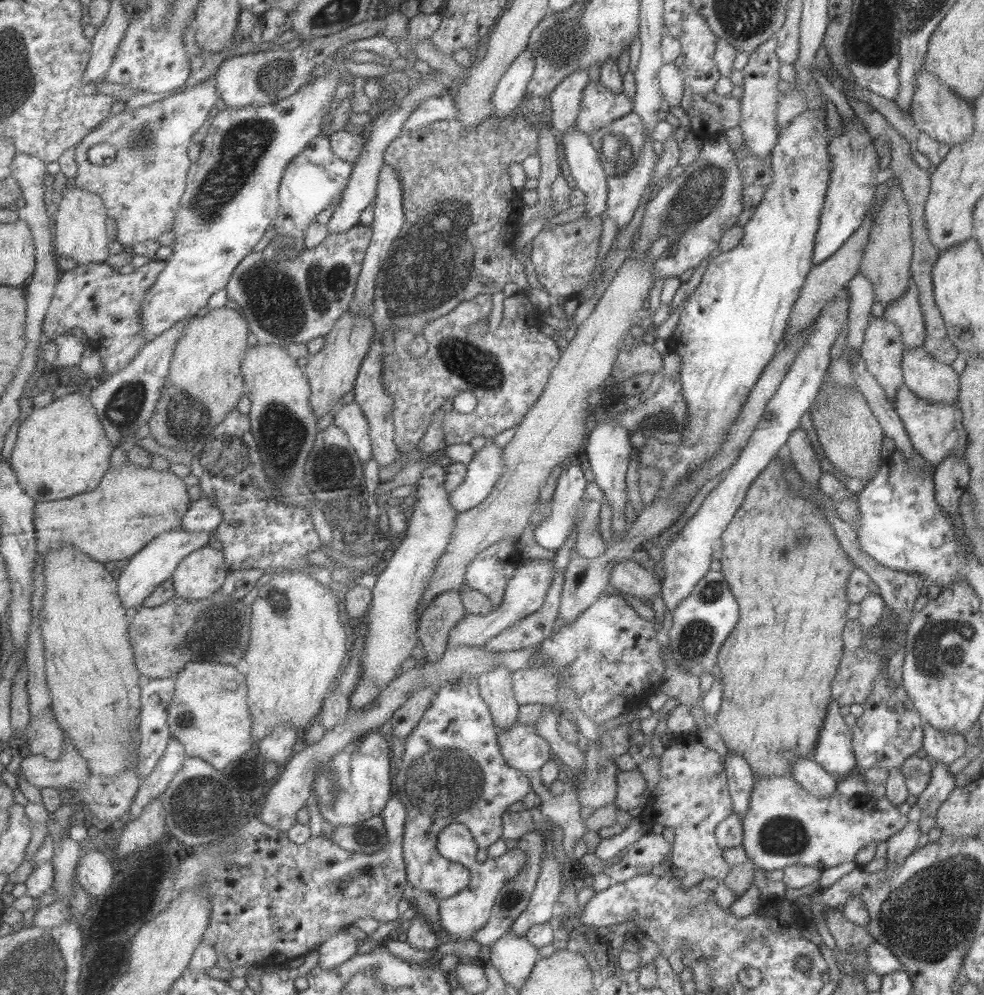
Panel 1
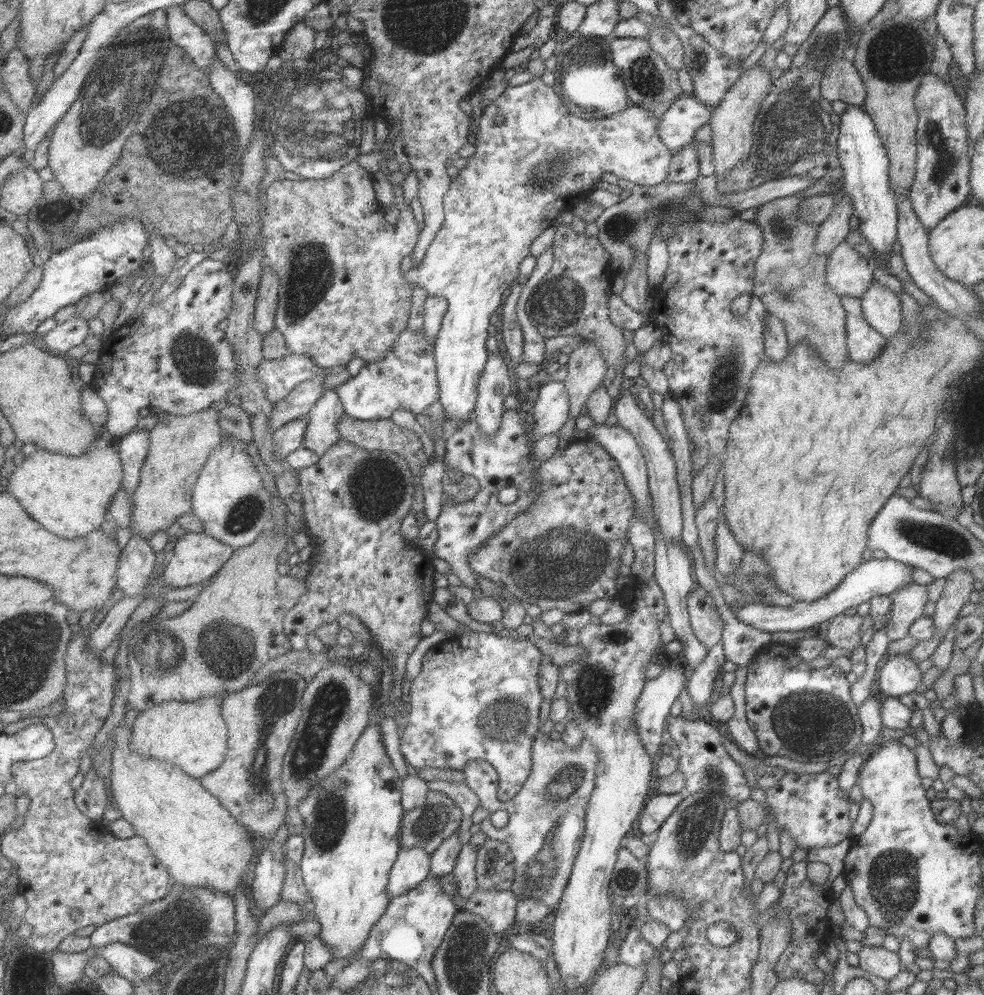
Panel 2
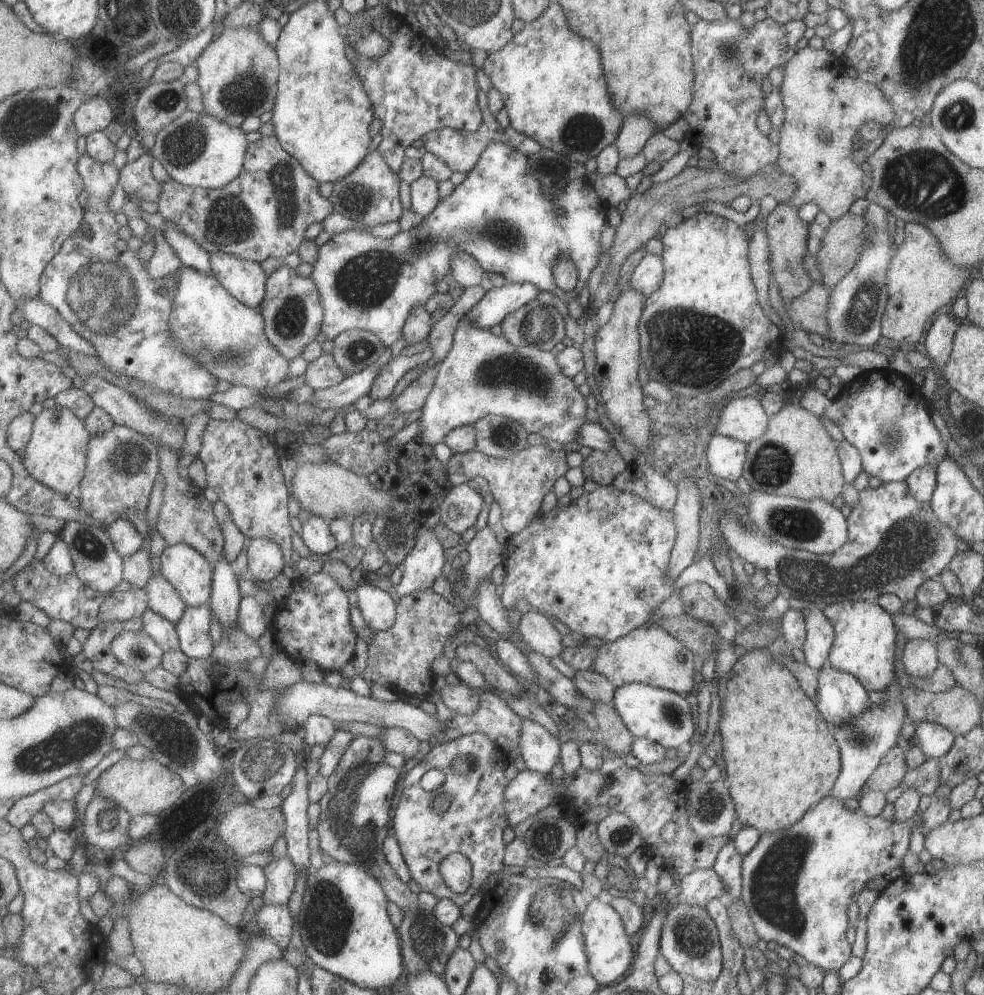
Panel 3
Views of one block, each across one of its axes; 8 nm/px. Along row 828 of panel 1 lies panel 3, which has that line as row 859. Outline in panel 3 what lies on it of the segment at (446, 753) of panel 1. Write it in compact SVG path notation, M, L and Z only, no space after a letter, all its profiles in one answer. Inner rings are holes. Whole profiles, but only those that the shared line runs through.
M475 732L433 747L415 768L406 773L393 828L412 878L422 891L435 894L440 900L452 899L462 907L471 902L475 894L481 893L483 884L491 874L501 872L505 868L508 845L503 840L503 834L505 828L510 826L506 810L506 789L510 782L505 776L505 770L509 763L508 754L500 746L485 734ZM457 756L465 756L471 762L471 772L453 772L451 762ZM433 768L445 773L445 782L442 787L427 792L421 786L421 778ZM440 794L448 796L442 813L433 808L433 801ZM455 852L465 855L472 867L472 881L463 894L453 892L439 872L441 861Z

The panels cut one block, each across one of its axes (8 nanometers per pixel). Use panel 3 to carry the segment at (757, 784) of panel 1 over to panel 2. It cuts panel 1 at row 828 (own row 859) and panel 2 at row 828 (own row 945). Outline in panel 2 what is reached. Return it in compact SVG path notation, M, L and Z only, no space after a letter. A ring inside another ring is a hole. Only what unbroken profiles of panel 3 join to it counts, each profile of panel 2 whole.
M787 771L773 787L764 791L765 804L771 811L777 830L784 830L797 847L806 851L833 846L848 837L851 822L847 795L837 785L836 777L827 771L809 774Z

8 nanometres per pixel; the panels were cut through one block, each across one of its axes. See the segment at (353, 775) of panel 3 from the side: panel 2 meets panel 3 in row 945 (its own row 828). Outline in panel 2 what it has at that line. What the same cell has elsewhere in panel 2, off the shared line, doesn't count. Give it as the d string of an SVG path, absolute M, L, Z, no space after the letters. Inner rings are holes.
M430 790L427 804L406 812L402 822L404 848L425 848L433 854L463 822L463 811L448 794Z

